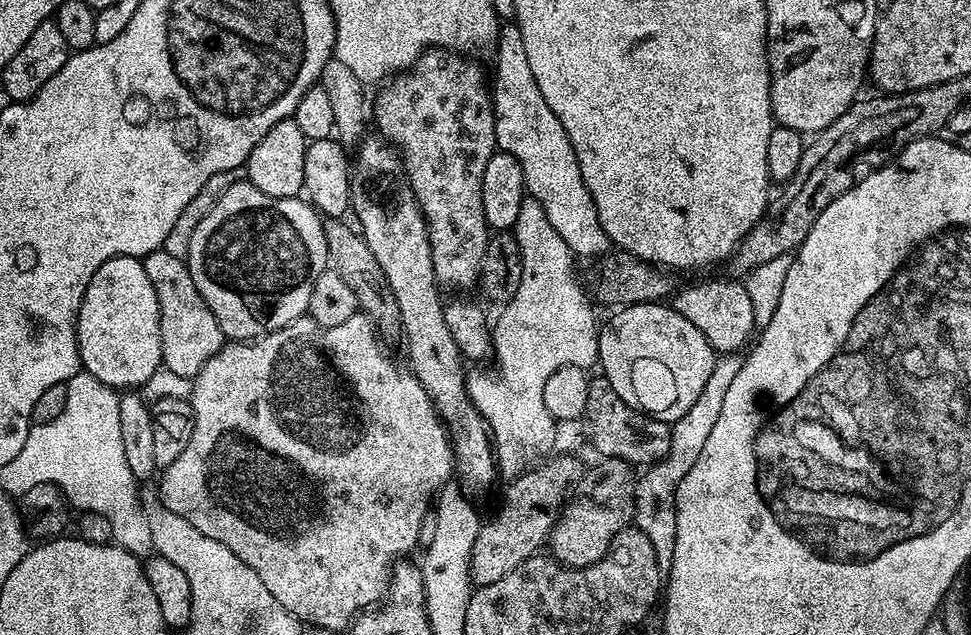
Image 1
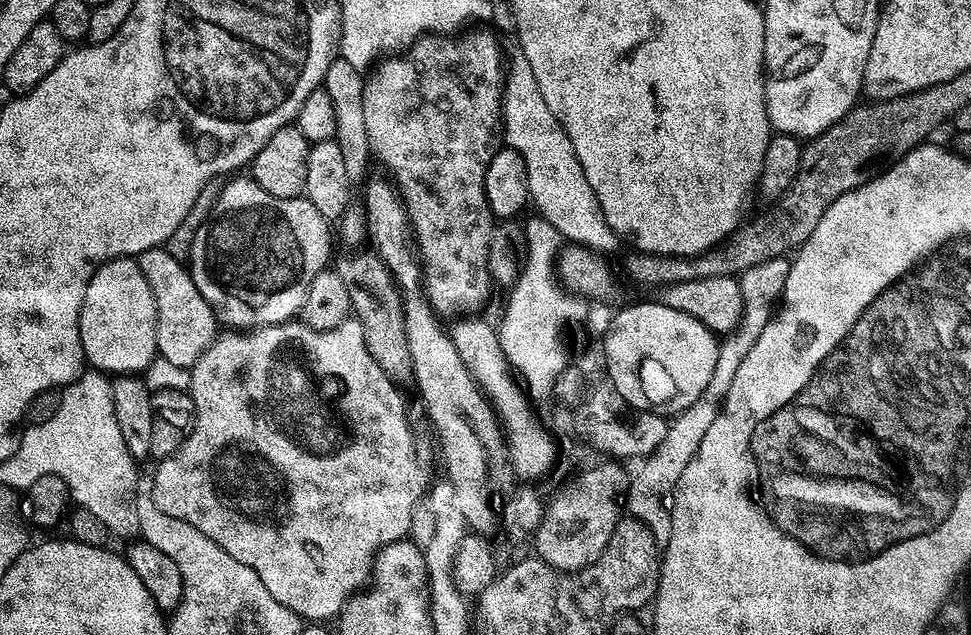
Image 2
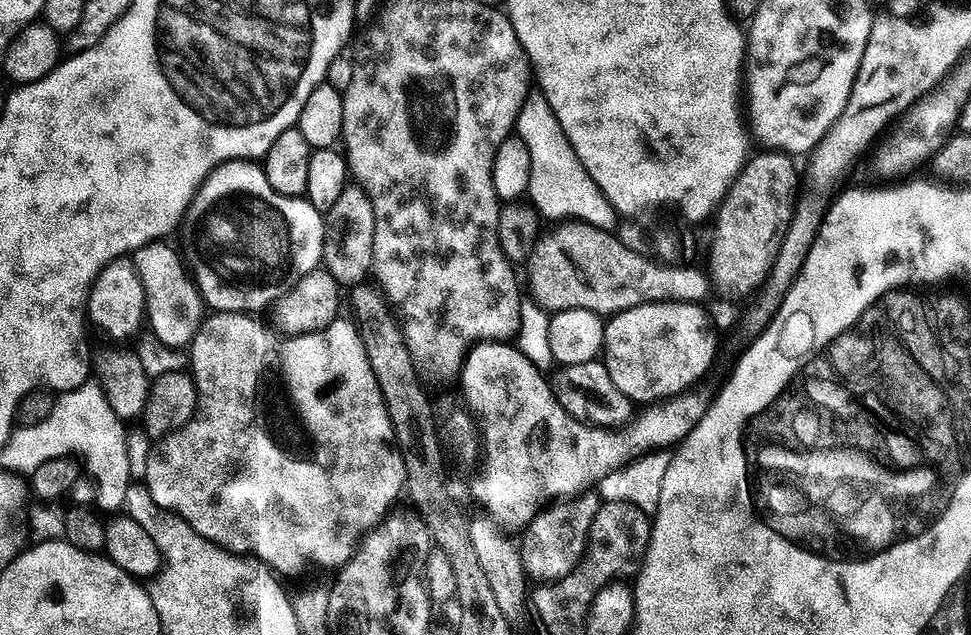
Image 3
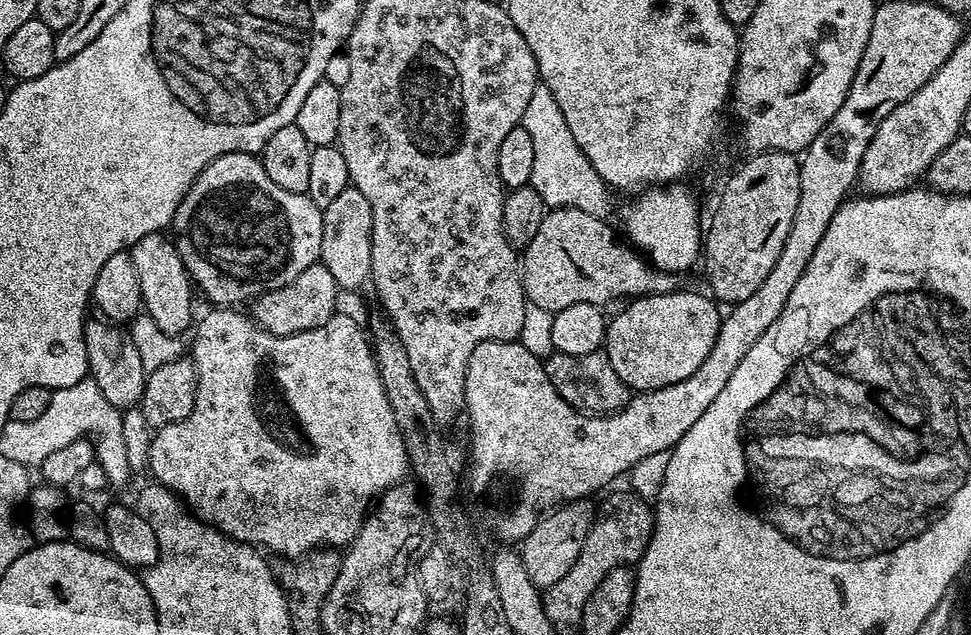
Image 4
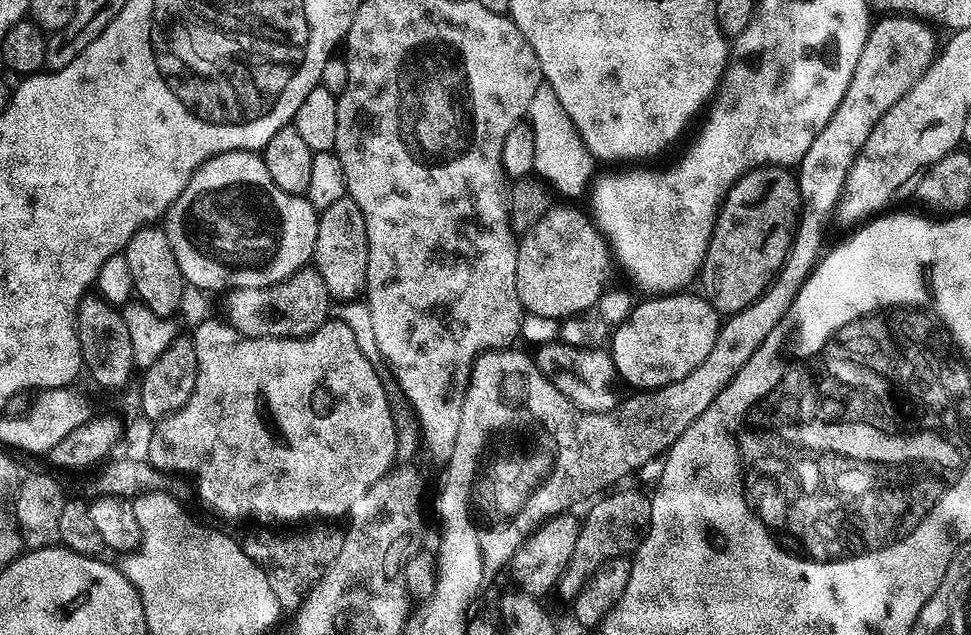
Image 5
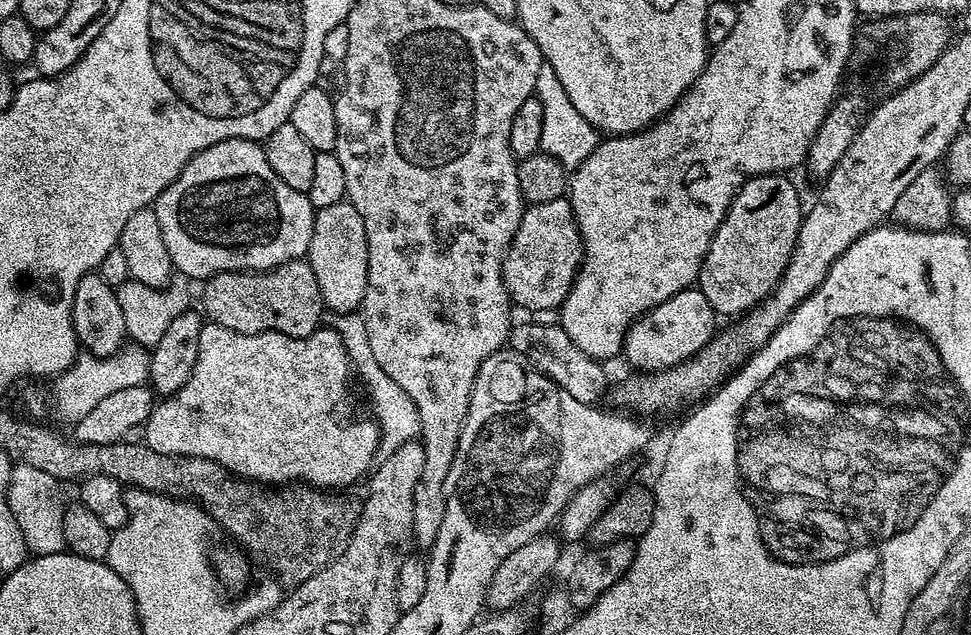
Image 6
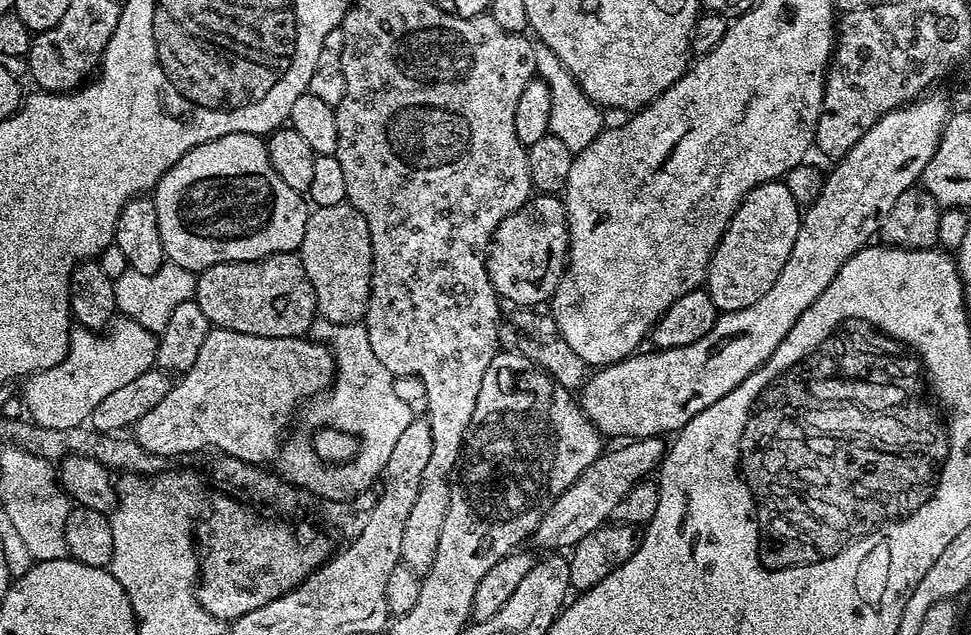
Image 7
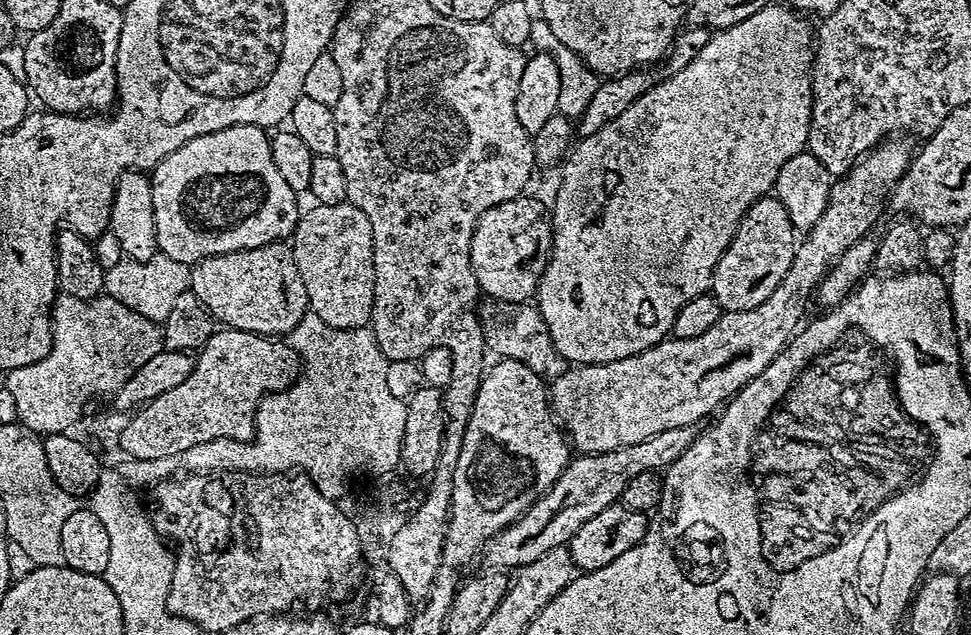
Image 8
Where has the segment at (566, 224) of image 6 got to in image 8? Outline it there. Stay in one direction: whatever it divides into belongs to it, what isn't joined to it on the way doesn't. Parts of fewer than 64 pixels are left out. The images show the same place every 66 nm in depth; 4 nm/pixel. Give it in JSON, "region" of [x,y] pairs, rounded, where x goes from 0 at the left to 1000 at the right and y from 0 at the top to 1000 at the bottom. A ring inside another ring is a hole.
{"region":[[[544,307],[530,309],[527,315],[501,331],[501,337],[494,340],[486,370],[484,413],[488,419],[488,438],[495,461],[508,474],[520,472],[523,477],[547,474],[553,465],[556,439],[568,403],[568,343],[565,323],[563,320],[560,323],[558,317]]]}

